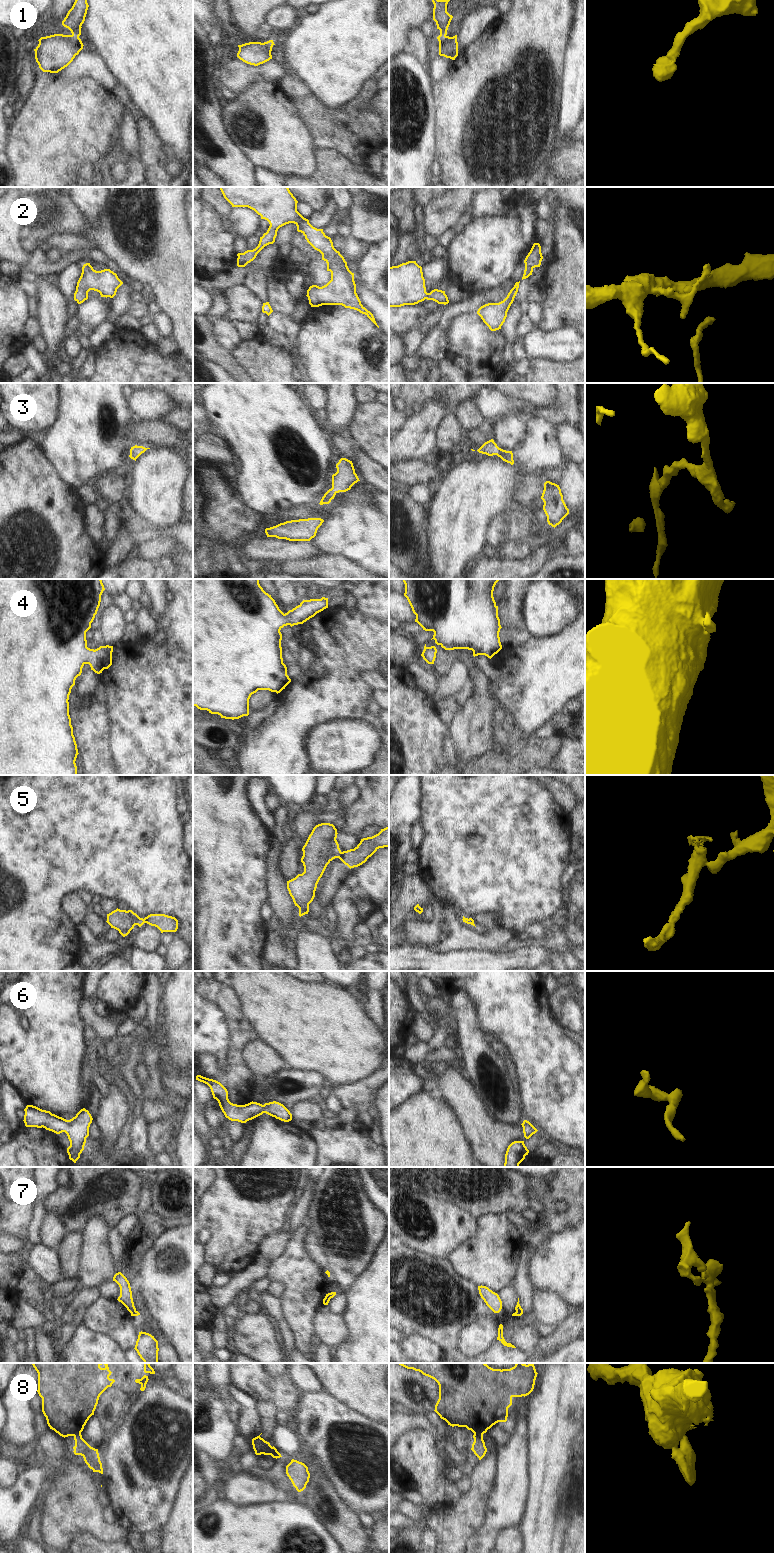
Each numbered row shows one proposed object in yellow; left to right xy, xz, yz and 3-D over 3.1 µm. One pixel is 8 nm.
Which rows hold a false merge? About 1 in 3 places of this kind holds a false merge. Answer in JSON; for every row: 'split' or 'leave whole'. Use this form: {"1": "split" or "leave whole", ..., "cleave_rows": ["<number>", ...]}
{"1": "leave whole", "2": "leave whole", "3": "leave whole", "4": "leave whole", "5": "split", "6": "leave whole", "7": "split", "8": "split", "cleave_rows": ["5", "7", "8"]}

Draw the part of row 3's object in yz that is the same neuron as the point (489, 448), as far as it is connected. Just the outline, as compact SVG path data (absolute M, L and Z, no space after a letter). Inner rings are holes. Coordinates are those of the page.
M493 439L485 442L477 451L488 456L497 455L503 461L510 463L511 465L514 464L512 451L506 451L499 448Z

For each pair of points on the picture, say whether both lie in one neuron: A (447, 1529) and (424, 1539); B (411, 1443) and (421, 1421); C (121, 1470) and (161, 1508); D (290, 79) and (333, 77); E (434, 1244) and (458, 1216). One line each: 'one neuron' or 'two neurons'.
A: two neurons
B: two neurons
C: one neuron
D: two neurons
E: one neuron

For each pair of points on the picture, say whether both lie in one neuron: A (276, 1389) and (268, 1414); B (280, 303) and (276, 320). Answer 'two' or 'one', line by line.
A: two
B: two

